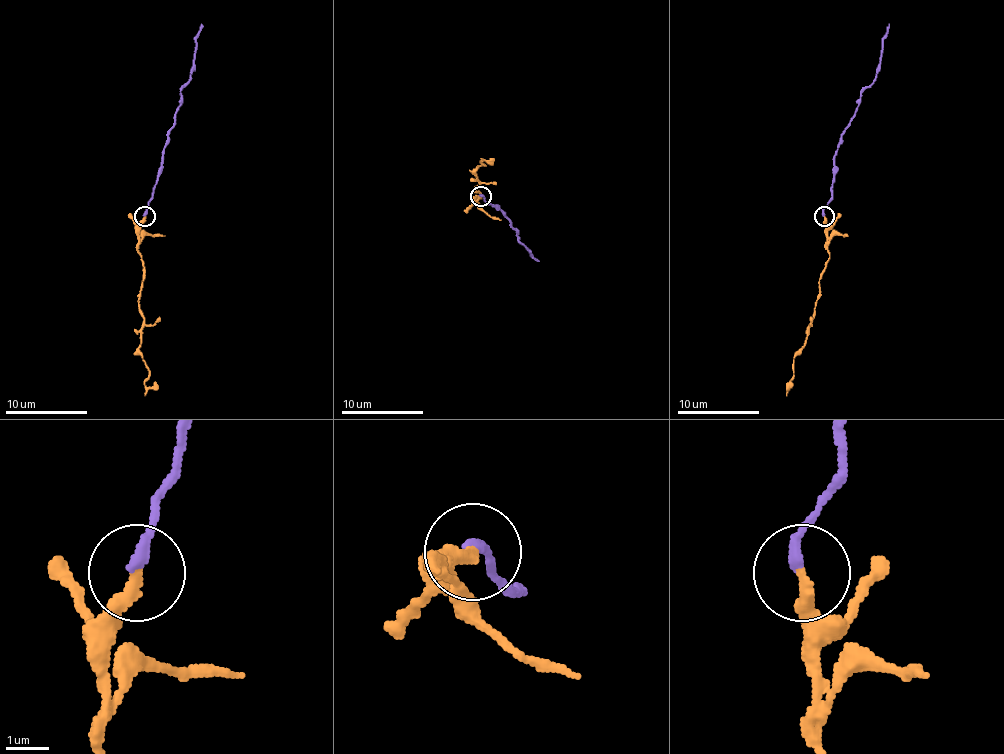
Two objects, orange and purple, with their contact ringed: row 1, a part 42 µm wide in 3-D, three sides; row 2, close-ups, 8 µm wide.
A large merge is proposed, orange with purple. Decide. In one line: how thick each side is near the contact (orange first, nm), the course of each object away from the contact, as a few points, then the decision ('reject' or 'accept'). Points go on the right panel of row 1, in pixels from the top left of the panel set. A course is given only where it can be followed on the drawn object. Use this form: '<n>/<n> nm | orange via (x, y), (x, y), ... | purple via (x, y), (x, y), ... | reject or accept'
320/240 nm | orange via (824, 216), (828, 226), (830, 257), (822, 275), (811, 326), (801, 351), (793, 359), (793, 380), (787, 388) | purple via (824, 216), (834, 183), (834, 154), (840, 134), (859, 105), (861, 93), (875, 78), (881, 37), (889, 23) | accept

